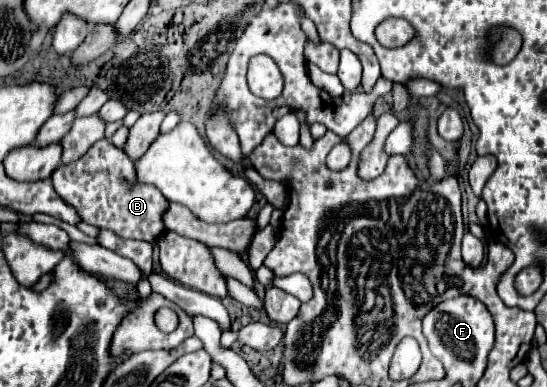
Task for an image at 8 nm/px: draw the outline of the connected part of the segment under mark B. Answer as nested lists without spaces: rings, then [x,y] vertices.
[[[108,140],[96,142],[80,160],[56,168],[52,172],[52,186],[66,204],[76,208],[86,224],[108,228],[122,238],[146,242],[156,240],[164,232],[162,212],[168,208],[168,200],[164,200],[158,188],[136,184],[132,160]]]

